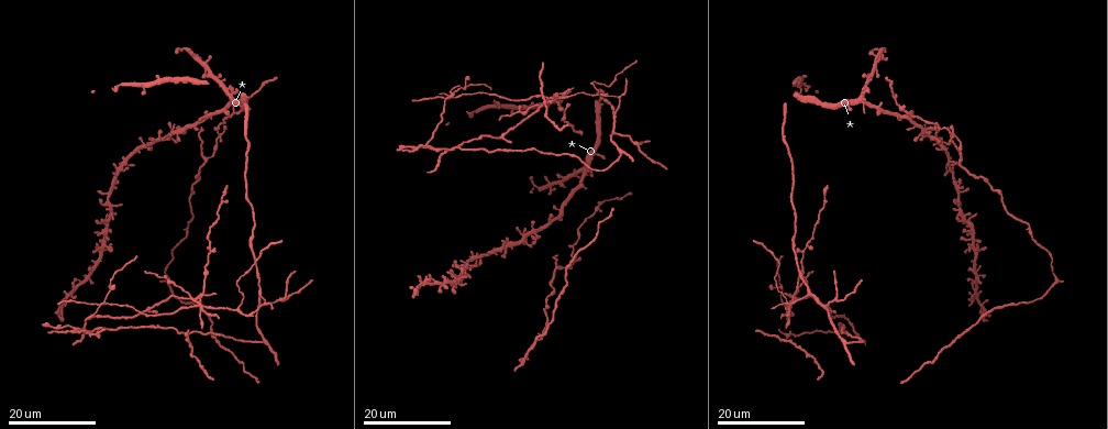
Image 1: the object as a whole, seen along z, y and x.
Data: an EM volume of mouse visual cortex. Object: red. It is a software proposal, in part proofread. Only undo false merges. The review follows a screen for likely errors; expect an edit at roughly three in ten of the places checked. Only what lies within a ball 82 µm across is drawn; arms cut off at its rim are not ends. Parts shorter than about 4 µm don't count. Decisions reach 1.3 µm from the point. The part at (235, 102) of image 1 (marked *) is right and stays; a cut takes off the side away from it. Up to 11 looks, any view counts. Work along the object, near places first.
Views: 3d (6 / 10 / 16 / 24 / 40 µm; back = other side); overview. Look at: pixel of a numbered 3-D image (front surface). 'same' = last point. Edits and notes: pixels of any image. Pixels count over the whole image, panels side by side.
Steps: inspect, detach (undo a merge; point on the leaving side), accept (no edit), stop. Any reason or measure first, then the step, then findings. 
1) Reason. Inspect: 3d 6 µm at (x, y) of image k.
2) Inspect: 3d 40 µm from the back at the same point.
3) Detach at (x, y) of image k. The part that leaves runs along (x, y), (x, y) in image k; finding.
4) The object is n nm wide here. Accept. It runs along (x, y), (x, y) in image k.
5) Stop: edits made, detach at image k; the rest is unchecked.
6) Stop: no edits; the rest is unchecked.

Thin arm on a thick one. Inspect: 3d 16 µm at (896, 100) of image 1.

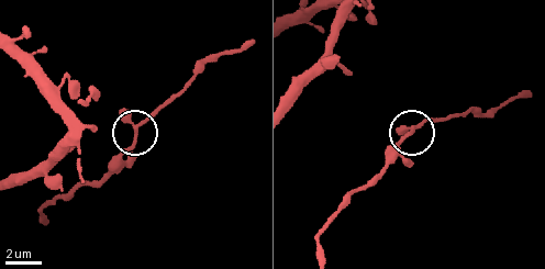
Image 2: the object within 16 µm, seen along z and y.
Inspect: 3d 10 µm at (136, 128) of image 2.

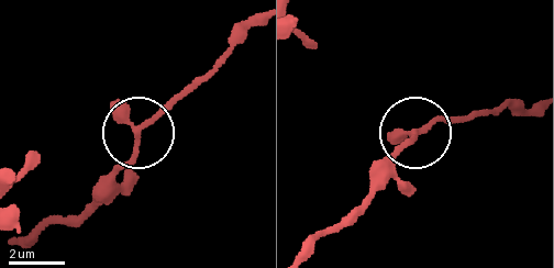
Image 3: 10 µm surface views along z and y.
Accept. One neuron here.

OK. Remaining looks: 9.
Three-way junction. Inspect: 3d 16 µm at (205, 155) of image 1.

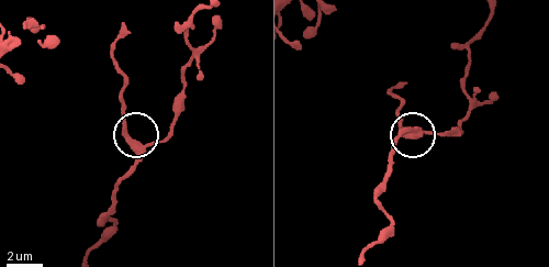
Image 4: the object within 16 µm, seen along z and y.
Inspect: 3d 6 µm at (407, 136) of image 4.

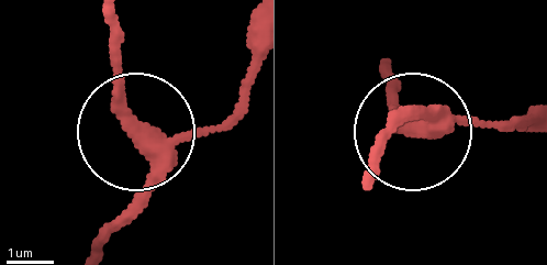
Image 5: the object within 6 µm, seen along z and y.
Accept. It runs along (252, 84), (209, 128), (149, 140), (107, 18) in image 5; one neuron here.

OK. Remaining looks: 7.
Side arm on a straight run. Inspect: 3d 24 µm at (102, 303) of image 1.

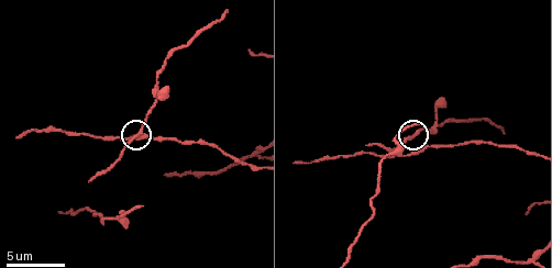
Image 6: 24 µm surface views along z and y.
Closer look. Inspect: 3d 6 µm at (413, 136) of image 6.

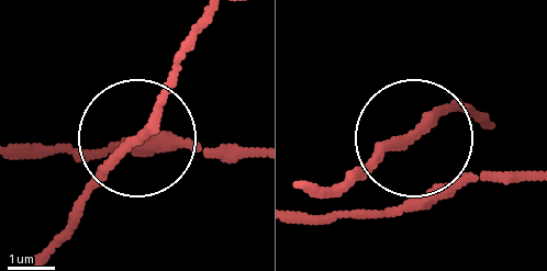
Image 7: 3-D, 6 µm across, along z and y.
The side arm is 11 µm long. Accept. It runs along (526, 169), (444, 181), (404, 138), (348, 216), (330, 216) in image 7; continuous, no second neuron.

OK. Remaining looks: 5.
Arms part here. Inspect: 3d 24 µm at (836, 299) of image 1.

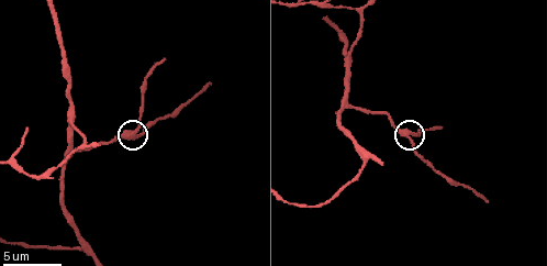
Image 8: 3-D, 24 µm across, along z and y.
Inspect: 3d 6 µm at (407, 133) of image 8.

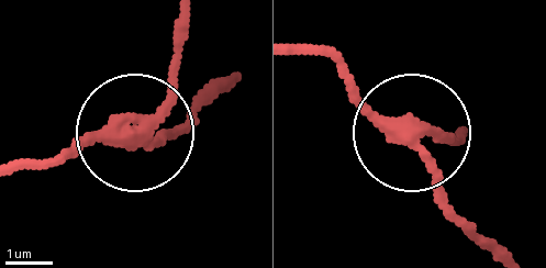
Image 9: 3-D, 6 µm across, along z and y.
3 arms meet here. Accept. All the same neuron.

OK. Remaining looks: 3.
Inspect: 3d 10 µm at (351, 104) of image 8.

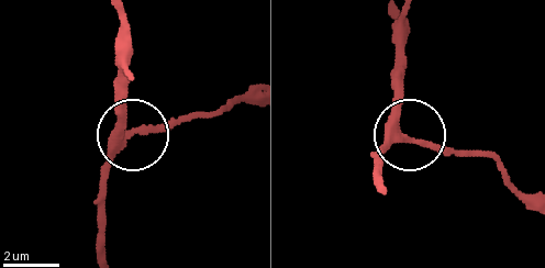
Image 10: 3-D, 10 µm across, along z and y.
Inspect: 3d 6 µm at (127, 138) of image 10.

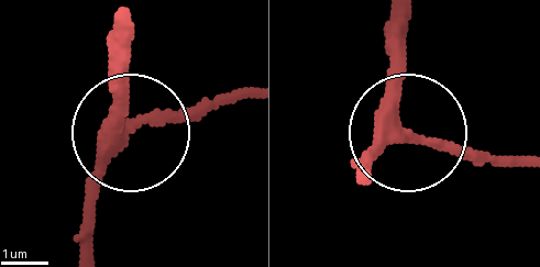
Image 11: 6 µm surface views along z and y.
The object is 310 nm wide here. Accept. It runs along (401, 20), (405, 126), (516, 162) in image 11; one neuron here.

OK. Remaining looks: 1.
Stop: no edits; the rest is unchecked.

